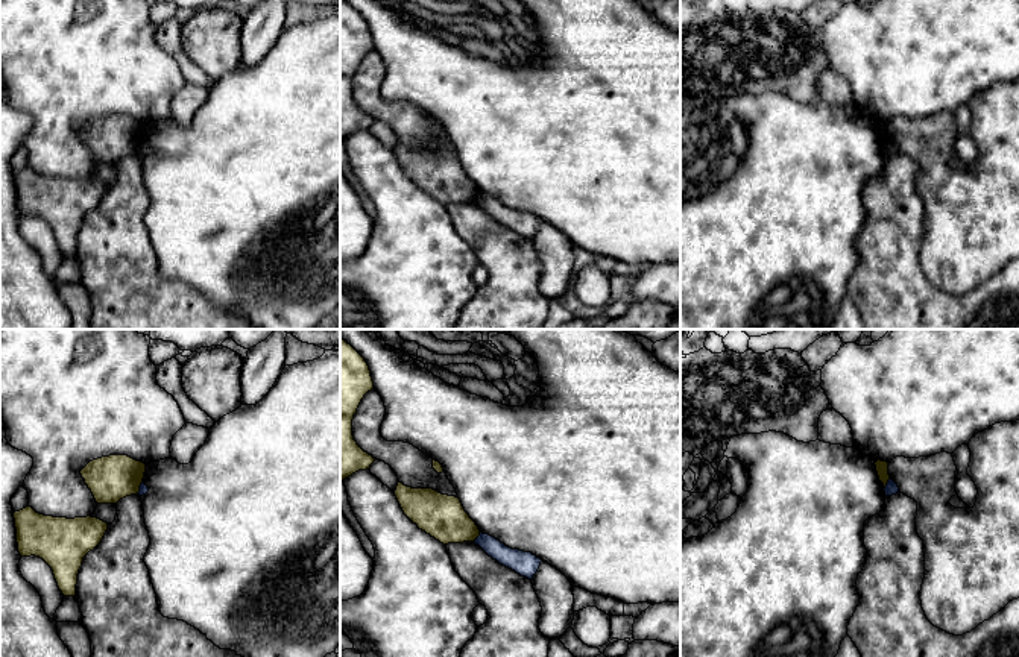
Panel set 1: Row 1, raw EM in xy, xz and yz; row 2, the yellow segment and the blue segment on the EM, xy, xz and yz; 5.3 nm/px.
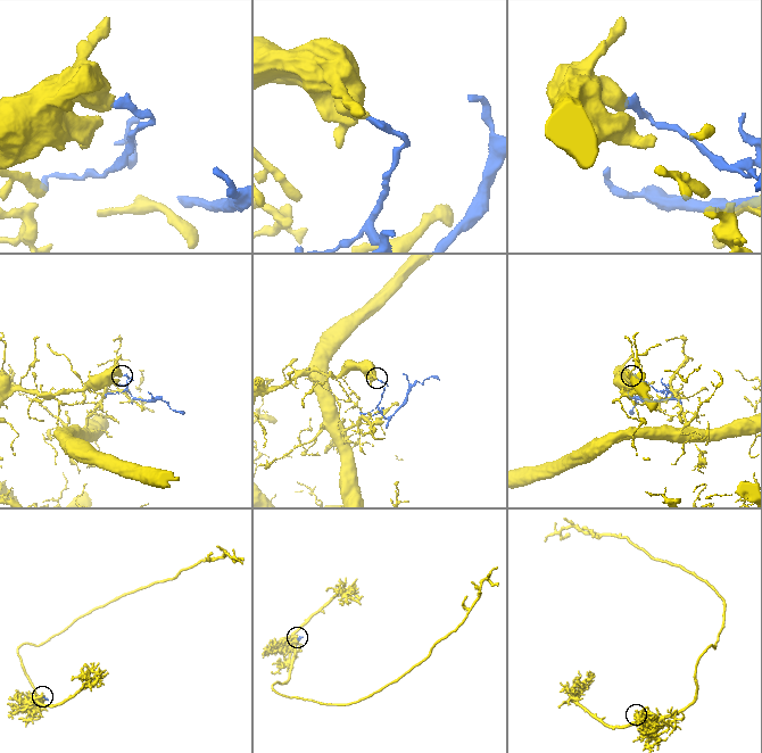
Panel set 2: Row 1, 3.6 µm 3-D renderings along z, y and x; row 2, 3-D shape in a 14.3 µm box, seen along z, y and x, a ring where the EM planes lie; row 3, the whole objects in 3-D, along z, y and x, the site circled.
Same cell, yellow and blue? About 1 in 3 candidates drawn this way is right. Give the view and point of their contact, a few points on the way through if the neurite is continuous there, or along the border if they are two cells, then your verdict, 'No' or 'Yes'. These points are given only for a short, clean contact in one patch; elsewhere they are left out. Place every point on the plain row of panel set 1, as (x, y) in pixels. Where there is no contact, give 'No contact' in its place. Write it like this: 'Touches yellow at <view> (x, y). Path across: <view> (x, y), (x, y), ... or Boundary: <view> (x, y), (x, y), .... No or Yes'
Touches yellow at yz (886, 144). Boundary: yz (890, 138), (884, 149). No

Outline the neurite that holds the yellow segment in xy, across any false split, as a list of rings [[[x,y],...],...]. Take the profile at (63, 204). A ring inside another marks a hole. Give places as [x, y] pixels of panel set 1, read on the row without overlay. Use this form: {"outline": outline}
{"outline": [[[26,167],[14,173],[21,217],[39,217],[53,231],[64,256],[76,256],[84,217],[103,199],[108,184],[97,178],[53,178]]]}

